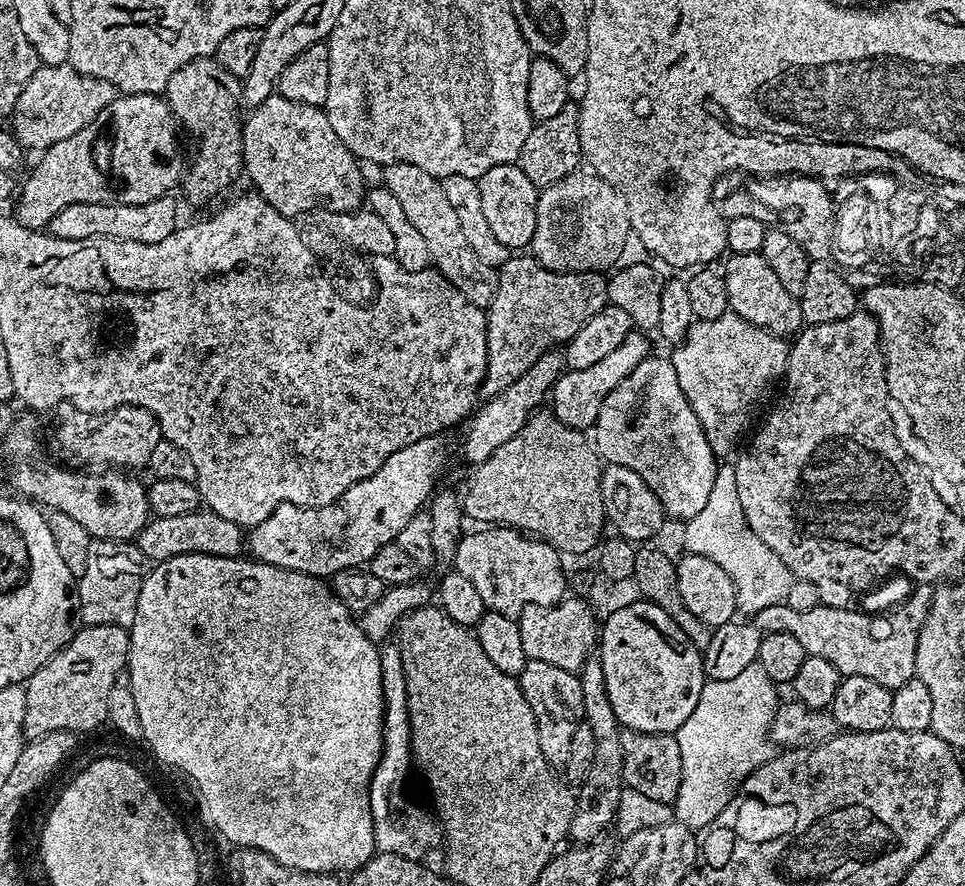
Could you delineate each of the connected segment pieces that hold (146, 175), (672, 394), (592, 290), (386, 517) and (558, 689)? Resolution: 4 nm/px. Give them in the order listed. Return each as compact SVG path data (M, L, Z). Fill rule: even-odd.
M117 95L115 99L111 100L111 102L89 122L89 124L82 126L82 130L78 130L78 134L70 134L70 138L62 138L62 142L58 142L54 146L43 149L41 156L44 157L41 158L40 165L38 165L25 180L22 180L22 187L15 197L15 223L21 224L24 228L44 230L47 229L49 222L54 218L54 214L66 210L66 206L74 206L75 204L145 204L146 202L154 202L158 198L169 195L169 193L173 191L171 188L174 187L175 184L177 187L182 180L182 164L180 168L180 148L176 145L176 132L178 133L178 128L172 119L172 112L168 109L167 100L161 98L159 95Z
M649 354L614 390L610 390L608 397L602 402L602 410L598 414L594 425L594 447L608 464L617 464L638 474L642 482L654 493L665 517L672 516L679 522L686 522L694 518L694 514L702 511L702 506L710 499L710 490L714 490L714 478L718 467L718 457L712 453L710 442L698 422L698 416L682 394L678 386L678 376L674 374L671 359L664 360L656 354Z
M516 254L498 269L496 293L486 309L486 335L488 337L488 368L484 372L482 392L485 397L496 396L506 386L518 382L542 354L568 343L594 314L608 304L608 280L598 272L551 272L541 268L531 254Z
M439 432L398 450L398 454L390 454L388 461L375 474L350 486L350 490L346 490L342 498L330 502L330 506L303 508L293 504L280 504L266 518L266 522L259 524L251 533L251 555L262 564L273 564L291 572L317 578L331 578L339 572L356 570L367 565L368 560L378 554L378 550L382 550L382 546L395 542L398 534L406 530L406 522L421 515L423 508L420 507L429 503L437 487L436 479L443 474L455 448L456 440L452 434Z
M529 660L518 679L522 694L526 694L526 702L530 702L530 710L534 710L534 722L538 722L538 746L542 746L542 758L546 758L553 769L563 769L570 758L574 730L578 730L584 718L580 677L560 666L550 666L548 662Z

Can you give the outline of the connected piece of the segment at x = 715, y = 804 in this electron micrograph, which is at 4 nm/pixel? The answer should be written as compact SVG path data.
M759 662L746 666L746 670L738 674L738 678L705 679L702 694L698 694L698 706L694 706L690 718L686 718L686 722L682 722L680 729L674 733L678 750L682 750L682 778L674 801L674 816L679 823L693 830L707 829L716 821L718 814L722 814L722 810L728 808L736 791L751 772L772 759L774 748L770 743L770 733L778 711L776 691L776 681Z

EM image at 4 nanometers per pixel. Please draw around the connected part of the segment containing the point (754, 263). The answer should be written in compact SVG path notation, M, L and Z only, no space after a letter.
M761 253L732 254L727 257L728 265L722 268L726 282L728 307L746 322L766 330L774 336L792 338L801 331L804 319L800 309L800 301L782 282L778 282L778 274L770 270L770 262Z

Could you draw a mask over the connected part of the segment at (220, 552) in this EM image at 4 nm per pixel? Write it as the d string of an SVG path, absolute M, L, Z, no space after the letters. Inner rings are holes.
M197 510L190 514L178 514L174 518L157 516L149 519L144 529L134 537L136 547L152 562L178 558L182 554L208 554L210 556L239 557L242 529L234 522L226 522L218 514Z

